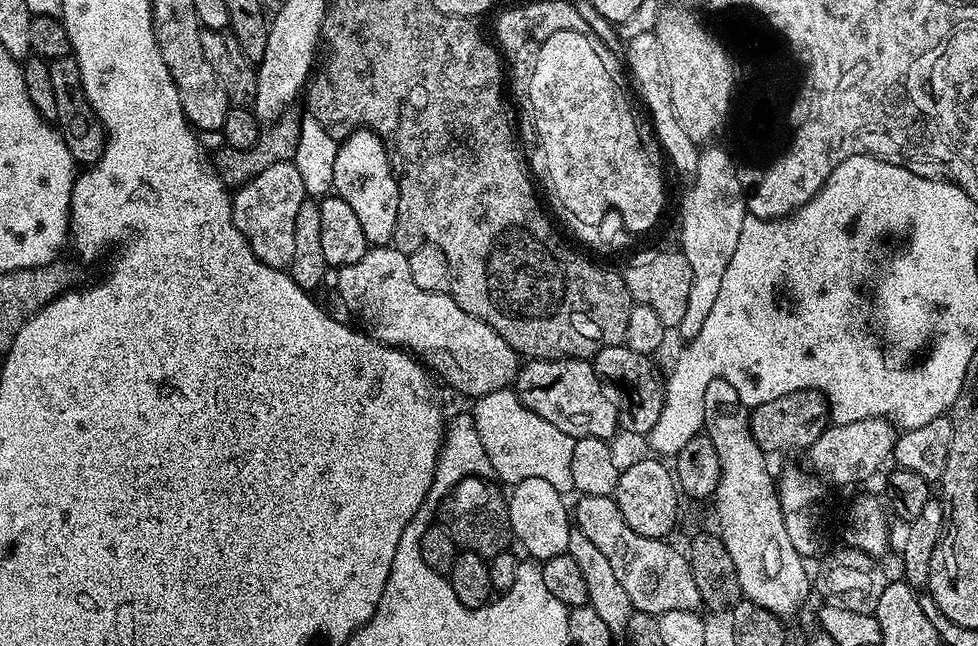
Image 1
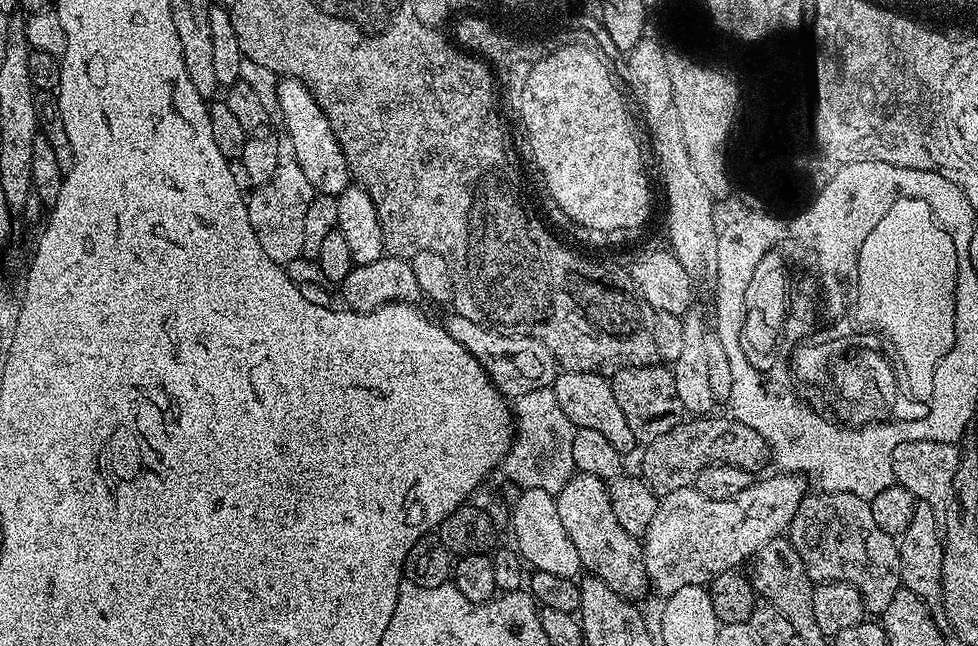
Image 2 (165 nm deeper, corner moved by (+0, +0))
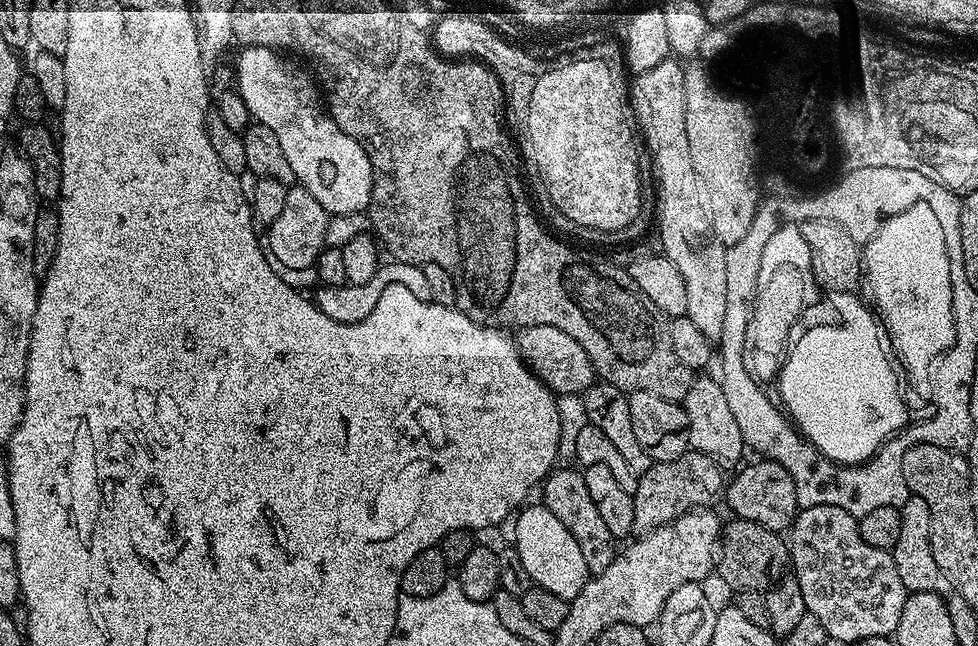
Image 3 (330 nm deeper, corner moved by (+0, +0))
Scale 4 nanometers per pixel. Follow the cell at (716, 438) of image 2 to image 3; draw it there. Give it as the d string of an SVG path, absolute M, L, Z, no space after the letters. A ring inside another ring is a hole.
M692 450L674 458L674 462L653 463L652 467L636 481L636 491L632 493L634 502L634 529L643 534L671 524L691 508L711 505L716 495L721 495L726 484L726 476L720 473L721 465L711 456Z

